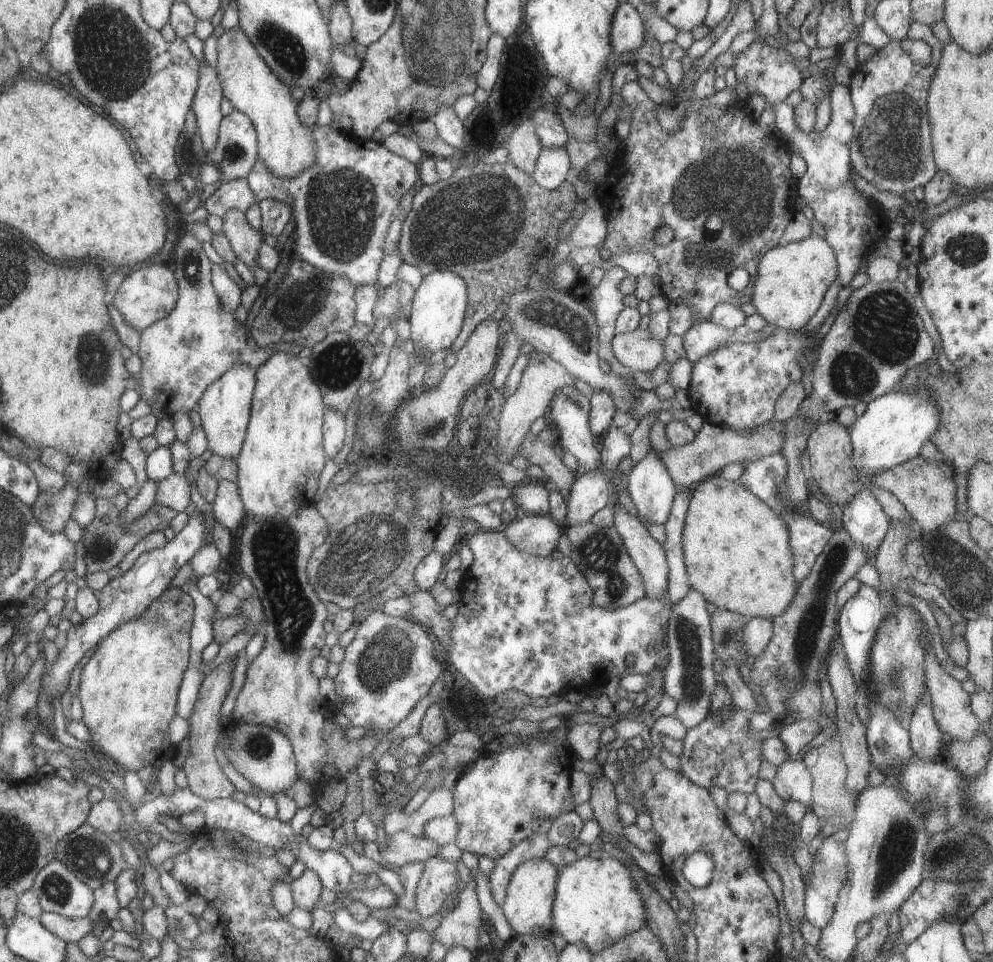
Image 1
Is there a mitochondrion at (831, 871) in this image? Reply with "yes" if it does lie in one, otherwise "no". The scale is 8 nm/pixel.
yes

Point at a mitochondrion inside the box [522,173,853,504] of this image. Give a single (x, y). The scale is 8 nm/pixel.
(553, 314)

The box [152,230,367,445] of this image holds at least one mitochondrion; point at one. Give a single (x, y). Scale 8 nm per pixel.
(191, 268)

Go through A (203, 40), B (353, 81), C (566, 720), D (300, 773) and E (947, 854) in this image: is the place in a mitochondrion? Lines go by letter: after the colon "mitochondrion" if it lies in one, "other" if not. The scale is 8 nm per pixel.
A: other
B: other
C: other
D: other
E: mitochondrion

